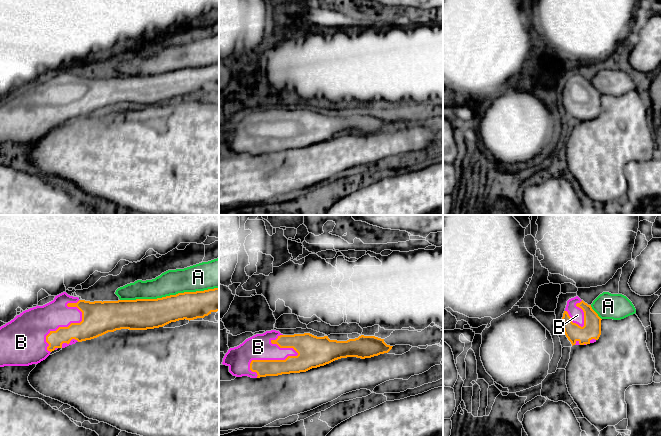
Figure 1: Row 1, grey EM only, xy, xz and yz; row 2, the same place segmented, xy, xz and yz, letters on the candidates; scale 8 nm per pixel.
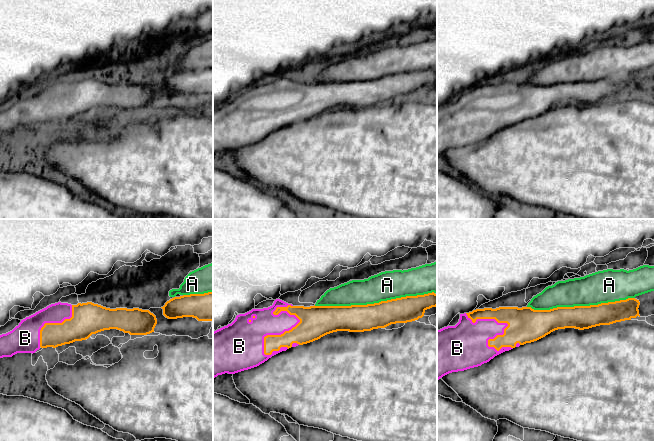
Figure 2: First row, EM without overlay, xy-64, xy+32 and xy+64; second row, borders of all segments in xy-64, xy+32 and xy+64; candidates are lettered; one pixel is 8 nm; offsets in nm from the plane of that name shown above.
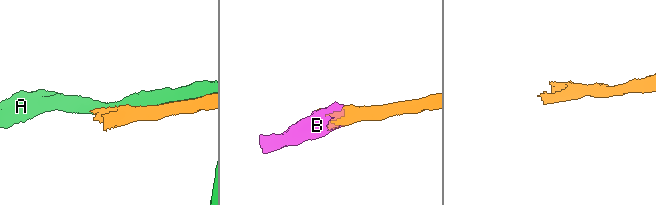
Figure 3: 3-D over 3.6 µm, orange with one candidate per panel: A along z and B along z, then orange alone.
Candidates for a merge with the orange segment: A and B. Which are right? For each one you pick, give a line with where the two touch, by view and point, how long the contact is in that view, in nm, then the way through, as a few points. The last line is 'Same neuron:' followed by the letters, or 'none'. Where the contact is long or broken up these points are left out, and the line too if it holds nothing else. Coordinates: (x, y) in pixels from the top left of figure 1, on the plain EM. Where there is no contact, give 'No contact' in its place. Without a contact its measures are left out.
B: Touches orange at xz (285, 135). Shared border 420 nm
Same neuron: B

